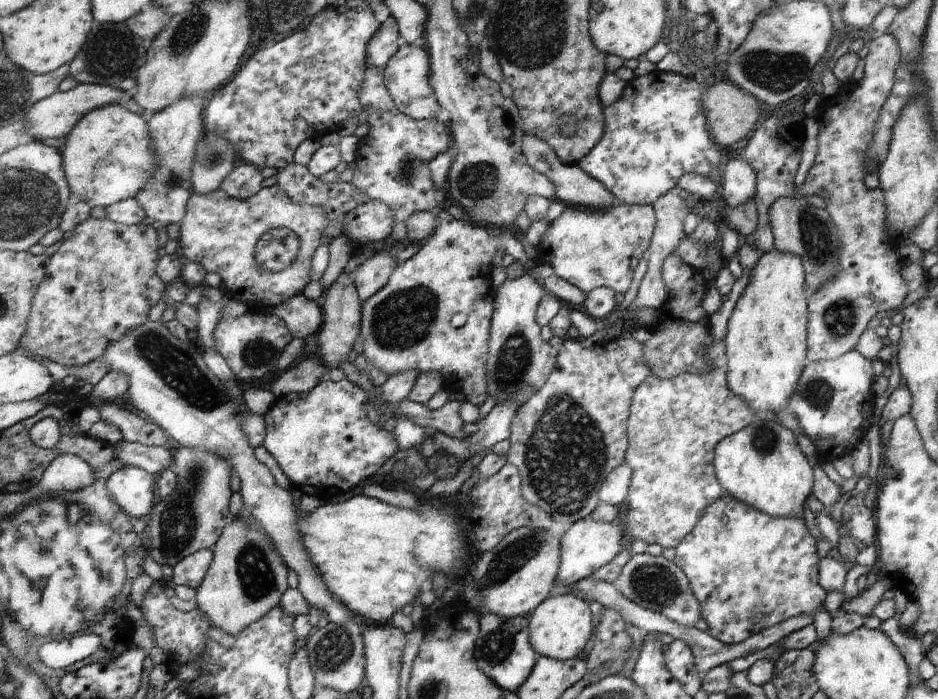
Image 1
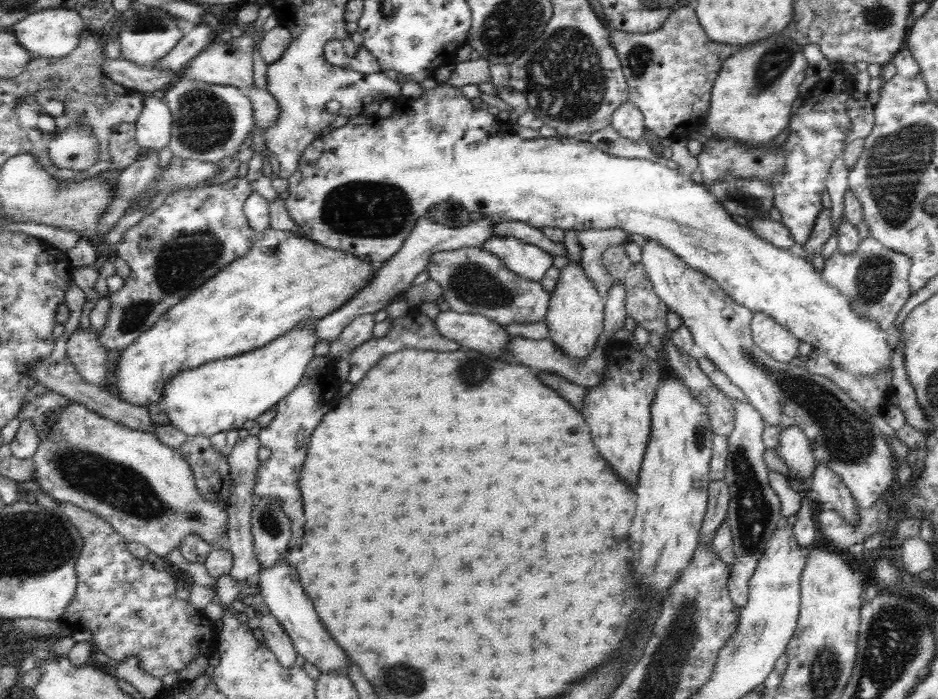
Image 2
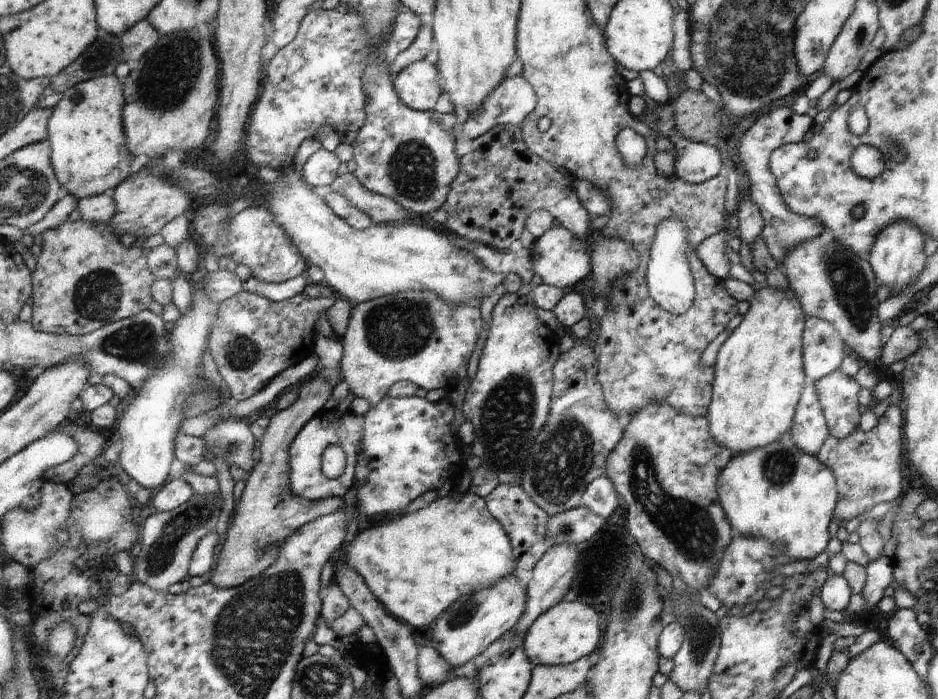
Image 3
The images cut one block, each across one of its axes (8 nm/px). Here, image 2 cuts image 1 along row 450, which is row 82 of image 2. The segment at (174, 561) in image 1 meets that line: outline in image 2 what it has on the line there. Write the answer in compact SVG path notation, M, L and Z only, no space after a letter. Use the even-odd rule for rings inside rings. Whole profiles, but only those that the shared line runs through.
M181 78L165 94L165 102L173 112L173 140L171 152L181 160L199 160L219 164L223 158L237 158L245 150L243 142L255 130L253 100L237 86L221 86Z

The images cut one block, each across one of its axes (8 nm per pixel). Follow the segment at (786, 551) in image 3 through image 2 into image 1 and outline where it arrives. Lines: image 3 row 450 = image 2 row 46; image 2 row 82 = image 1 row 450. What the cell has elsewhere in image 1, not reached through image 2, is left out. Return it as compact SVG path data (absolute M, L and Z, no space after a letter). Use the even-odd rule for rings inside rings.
M753 420L713 448L715 478L735 500L773 518L803 518L803 502L813 490L813 470L801 454L793 432L777 422Z

